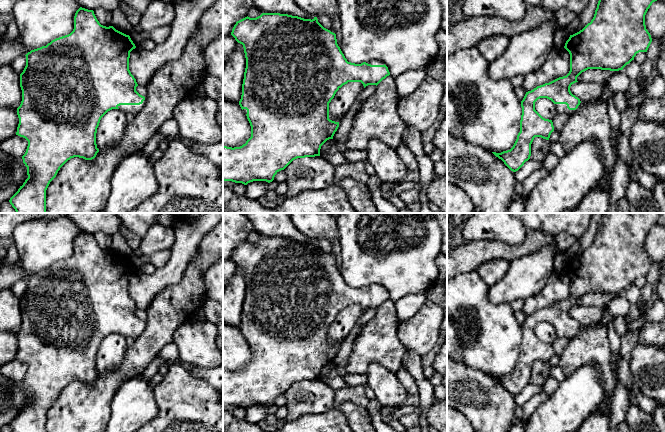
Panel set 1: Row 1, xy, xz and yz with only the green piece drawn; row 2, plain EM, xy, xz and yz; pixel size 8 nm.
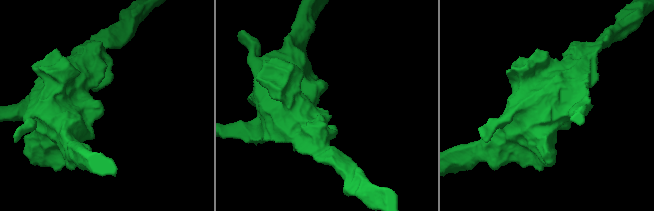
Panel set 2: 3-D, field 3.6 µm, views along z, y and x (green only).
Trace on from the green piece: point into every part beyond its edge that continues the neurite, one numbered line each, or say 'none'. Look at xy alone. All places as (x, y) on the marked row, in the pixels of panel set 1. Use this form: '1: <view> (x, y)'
1: xy (134, 109)

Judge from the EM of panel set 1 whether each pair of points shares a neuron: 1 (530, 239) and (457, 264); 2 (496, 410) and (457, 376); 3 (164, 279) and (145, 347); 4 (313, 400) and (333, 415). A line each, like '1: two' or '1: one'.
1: one
2: one
3: two
4: two

